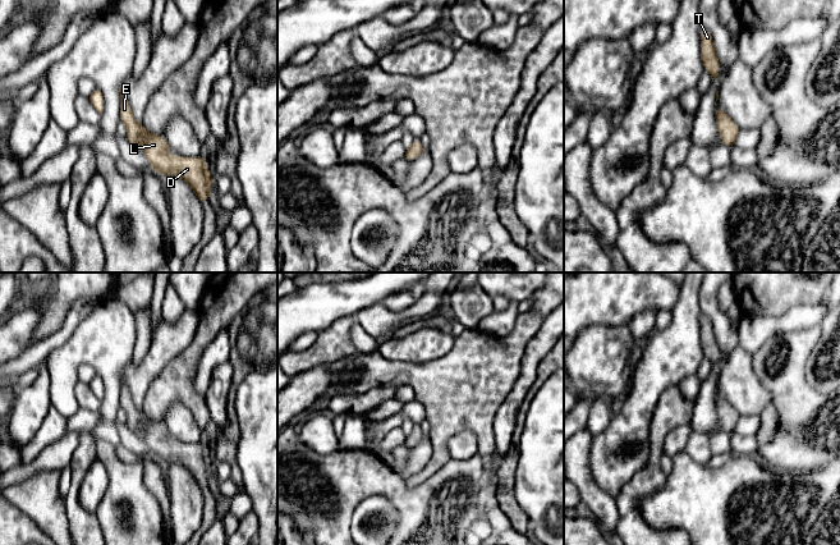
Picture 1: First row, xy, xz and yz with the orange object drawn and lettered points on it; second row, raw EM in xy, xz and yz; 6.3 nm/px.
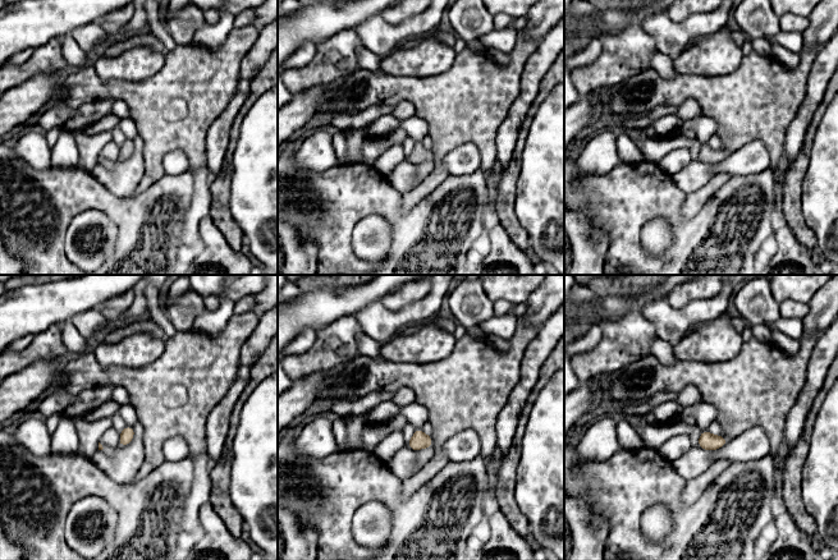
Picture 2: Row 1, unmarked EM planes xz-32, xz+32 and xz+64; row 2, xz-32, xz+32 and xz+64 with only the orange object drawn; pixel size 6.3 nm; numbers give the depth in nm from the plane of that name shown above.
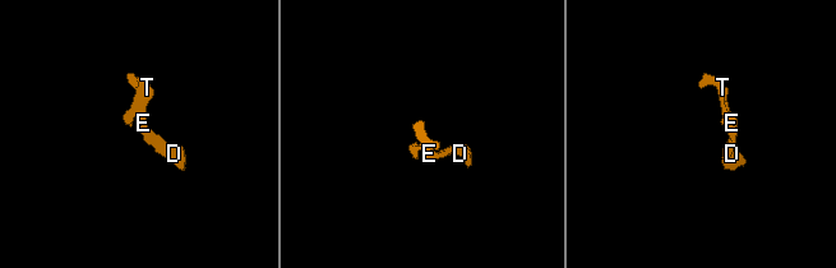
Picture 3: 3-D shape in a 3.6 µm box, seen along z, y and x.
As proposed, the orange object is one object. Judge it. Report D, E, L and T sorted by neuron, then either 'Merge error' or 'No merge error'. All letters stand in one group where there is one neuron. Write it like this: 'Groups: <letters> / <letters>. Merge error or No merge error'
Groups: D E L T. No merge error

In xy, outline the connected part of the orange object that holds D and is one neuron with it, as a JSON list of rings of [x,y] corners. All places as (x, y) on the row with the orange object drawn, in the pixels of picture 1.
[[[123,86],[119,87],[120,93],[120,122],[125,124],[127,128],[127,138],[128,141],[138,150],[138,143],[144,142],[146,147],[142,151],[142,154],[146,155],[146,157],[150,161],[151,168],[160,173],[162,177],[176,174],[182,179],[184,179],[194,191],[194,193],[198,196],[202,205],[208,203],[208,193],[210,188],[212,186],[212,175],[210,174],[207,166],[206,166],[206,157],[171,157],[167,155],[167,150],[170,148],[169,143],[165,141],[162,136],[156,136],[153,133],[150,133],[142,124],[138,124],[134,120],[133,113],[130,110],[130,106],[127,101],[127,99],[123,96]]]

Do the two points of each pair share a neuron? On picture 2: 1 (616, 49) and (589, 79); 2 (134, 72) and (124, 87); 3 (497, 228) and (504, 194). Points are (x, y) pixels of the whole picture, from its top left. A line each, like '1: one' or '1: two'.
1: one
2: two
3: two

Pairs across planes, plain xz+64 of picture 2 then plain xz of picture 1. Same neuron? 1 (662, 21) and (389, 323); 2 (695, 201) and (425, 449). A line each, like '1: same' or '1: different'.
1: same
2: different

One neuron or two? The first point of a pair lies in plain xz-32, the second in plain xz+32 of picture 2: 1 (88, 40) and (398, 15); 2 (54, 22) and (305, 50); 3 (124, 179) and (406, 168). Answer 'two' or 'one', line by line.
1: two
2: two
3: two

